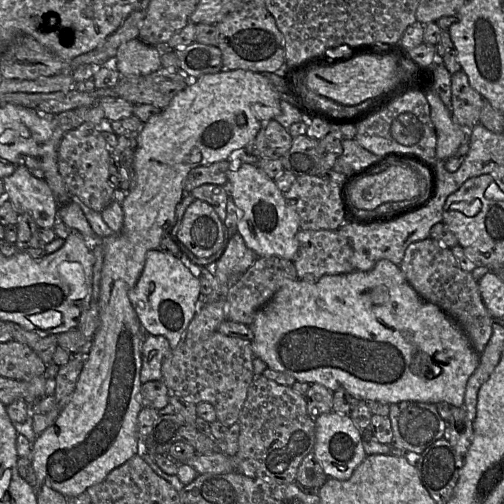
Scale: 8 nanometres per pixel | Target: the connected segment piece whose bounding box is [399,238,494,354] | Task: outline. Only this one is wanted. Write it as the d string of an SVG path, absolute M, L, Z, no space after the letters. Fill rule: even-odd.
M431 238L414 242L405 250L399 267L414 290L444 312L466 334L475 351L482 354L491 338L494 318L485 307L478 282L460 268L451 249Z

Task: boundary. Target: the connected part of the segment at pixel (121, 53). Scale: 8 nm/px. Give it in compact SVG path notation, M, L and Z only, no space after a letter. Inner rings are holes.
M138 38L123 43L114 58L104 63L108 69L117 69L121 76L140 76L157 71L161 66L159 47L143 43Z

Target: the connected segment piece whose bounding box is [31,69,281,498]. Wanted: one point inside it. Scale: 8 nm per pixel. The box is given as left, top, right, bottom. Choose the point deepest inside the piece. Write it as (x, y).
(96, 431)

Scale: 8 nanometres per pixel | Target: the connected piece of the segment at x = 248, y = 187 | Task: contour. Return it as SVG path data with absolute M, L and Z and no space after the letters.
M247 163L237 170L230 169L227 178L229 197L239 209L238 232L246 245L259 257L279 256L293 261L299 248L296 235L301 229L300 220L295 206L288 202L275 180L258 166Z

